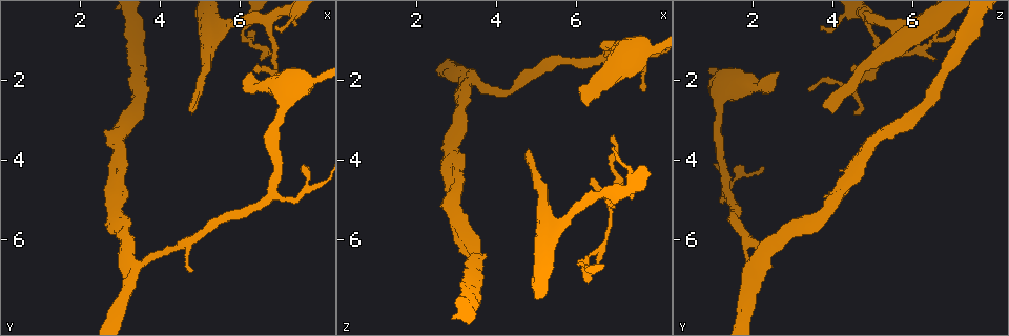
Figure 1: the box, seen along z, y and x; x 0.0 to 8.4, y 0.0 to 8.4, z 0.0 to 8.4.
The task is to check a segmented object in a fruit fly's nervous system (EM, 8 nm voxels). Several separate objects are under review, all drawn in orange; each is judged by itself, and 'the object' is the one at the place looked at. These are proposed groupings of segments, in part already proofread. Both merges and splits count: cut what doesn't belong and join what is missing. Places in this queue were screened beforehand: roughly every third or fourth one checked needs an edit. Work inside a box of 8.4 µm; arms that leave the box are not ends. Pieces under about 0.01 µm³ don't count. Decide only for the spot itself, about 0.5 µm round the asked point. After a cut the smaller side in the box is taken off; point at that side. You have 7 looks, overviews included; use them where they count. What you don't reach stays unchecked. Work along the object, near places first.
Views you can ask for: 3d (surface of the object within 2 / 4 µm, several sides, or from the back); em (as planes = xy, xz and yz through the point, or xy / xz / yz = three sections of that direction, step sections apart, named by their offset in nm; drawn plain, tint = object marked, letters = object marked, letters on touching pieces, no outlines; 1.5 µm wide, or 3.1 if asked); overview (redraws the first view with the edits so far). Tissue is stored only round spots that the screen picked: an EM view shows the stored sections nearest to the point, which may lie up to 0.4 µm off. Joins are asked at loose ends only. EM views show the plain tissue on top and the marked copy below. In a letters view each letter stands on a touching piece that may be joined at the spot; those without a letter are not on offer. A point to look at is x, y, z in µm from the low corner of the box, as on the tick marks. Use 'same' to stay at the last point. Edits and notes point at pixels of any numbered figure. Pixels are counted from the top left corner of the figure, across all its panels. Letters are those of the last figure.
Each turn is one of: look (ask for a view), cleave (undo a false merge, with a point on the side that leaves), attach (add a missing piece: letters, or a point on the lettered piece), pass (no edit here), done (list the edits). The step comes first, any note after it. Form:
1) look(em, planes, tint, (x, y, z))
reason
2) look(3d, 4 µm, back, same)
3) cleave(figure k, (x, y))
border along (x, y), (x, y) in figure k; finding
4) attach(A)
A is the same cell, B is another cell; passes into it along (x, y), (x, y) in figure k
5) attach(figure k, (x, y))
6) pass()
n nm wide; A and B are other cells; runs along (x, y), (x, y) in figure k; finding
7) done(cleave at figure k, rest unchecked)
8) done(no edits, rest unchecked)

look(em, planes, letters, (6.05, 0.95, 6.50))
abrupt turn

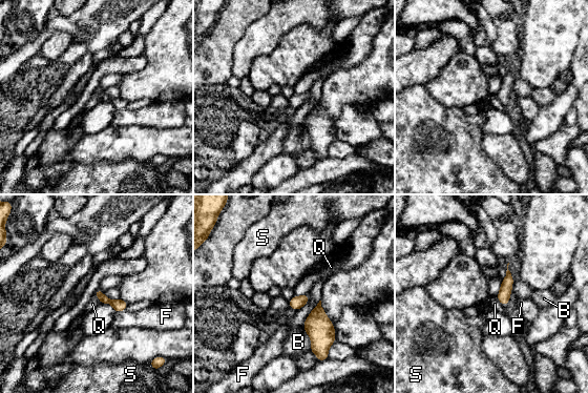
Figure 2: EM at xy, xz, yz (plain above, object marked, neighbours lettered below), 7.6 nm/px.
pass()
B, F, Q and S are other cells; border along (307, 293), (295, 296) in figure 2; one neuron here

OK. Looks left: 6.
look(3d, 2 µm, (4.85, 2.70, 3.80))
an open end

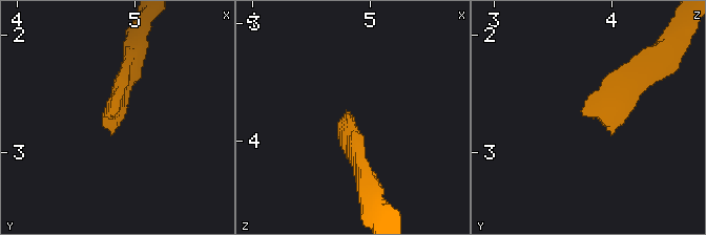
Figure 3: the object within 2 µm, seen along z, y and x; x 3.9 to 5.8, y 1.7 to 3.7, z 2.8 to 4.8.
look(em, planes, letters, (4.82, 2.70, 3.82))

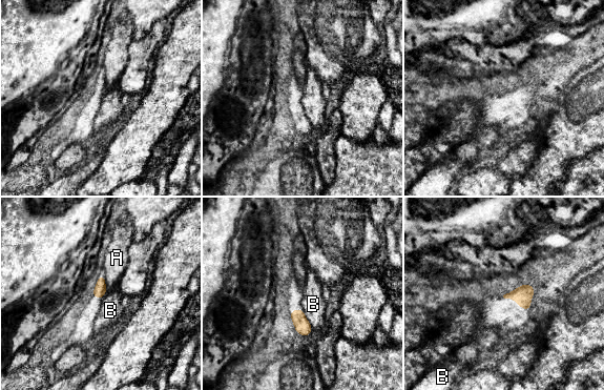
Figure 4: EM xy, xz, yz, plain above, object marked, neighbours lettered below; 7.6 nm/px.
pass()
90 nm wide; A and B are other cells; border along (302, 309), (312, 327) in figure 4; none of them fits

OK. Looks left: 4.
look(3d, 4 µm, (6.75, 4.75, 1.40))
two arms in line, one across

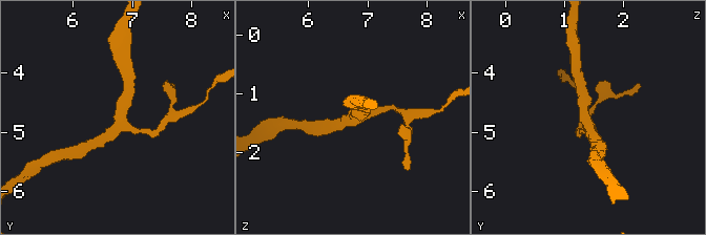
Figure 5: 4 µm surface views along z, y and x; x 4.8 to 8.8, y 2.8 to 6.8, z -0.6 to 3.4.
look(em, planes, letters, (6.80, 4.80, 1.40))

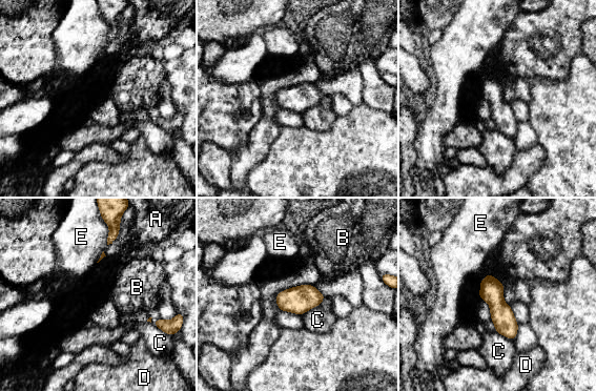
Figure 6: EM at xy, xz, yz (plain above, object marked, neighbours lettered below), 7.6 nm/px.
pass()
C touches over 170 nm; A, B, C, D and E are other cells; border along (495, 330), (513, 341) in figure 6; all the same neuron

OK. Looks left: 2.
done(no edits, rest unchecked)

